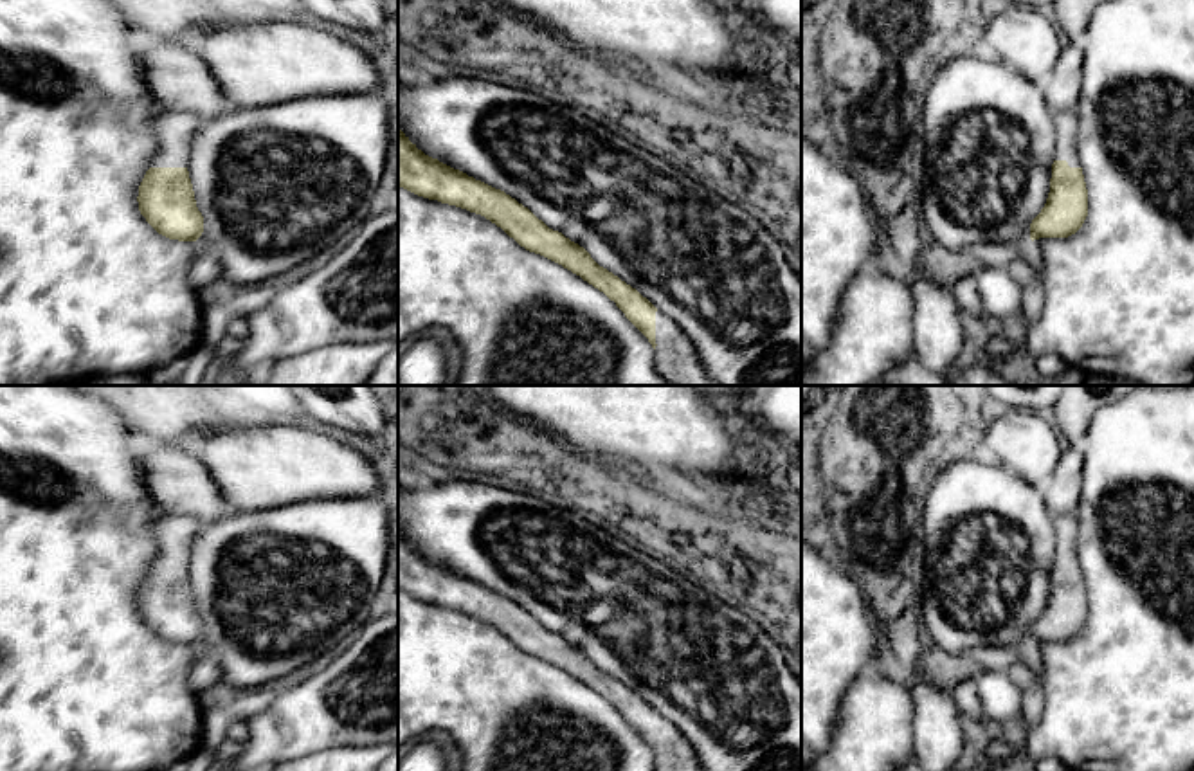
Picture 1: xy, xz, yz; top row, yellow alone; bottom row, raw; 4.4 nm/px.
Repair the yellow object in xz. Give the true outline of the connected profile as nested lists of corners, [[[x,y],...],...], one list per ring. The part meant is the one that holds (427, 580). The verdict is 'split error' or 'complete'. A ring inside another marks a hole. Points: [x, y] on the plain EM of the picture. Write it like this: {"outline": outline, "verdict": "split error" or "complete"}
{"outline": [[[400,531],[398,589],[418,600],[484,620],[526,654],[562,668],[603,695],[648,742],[656,753],[656,771],[704,771],[683,731],[636,692],[600,670],[583,650],[549,632],[504,594],[425,558]]], "verdict": "split error"}

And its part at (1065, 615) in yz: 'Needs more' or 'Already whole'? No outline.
Needs more

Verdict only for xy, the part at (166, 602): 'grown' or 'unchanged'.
grown

